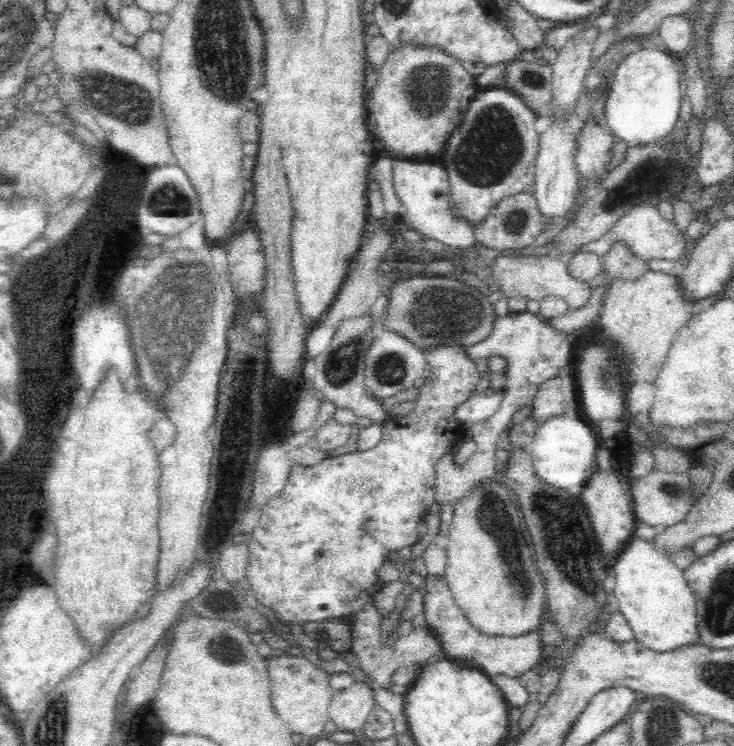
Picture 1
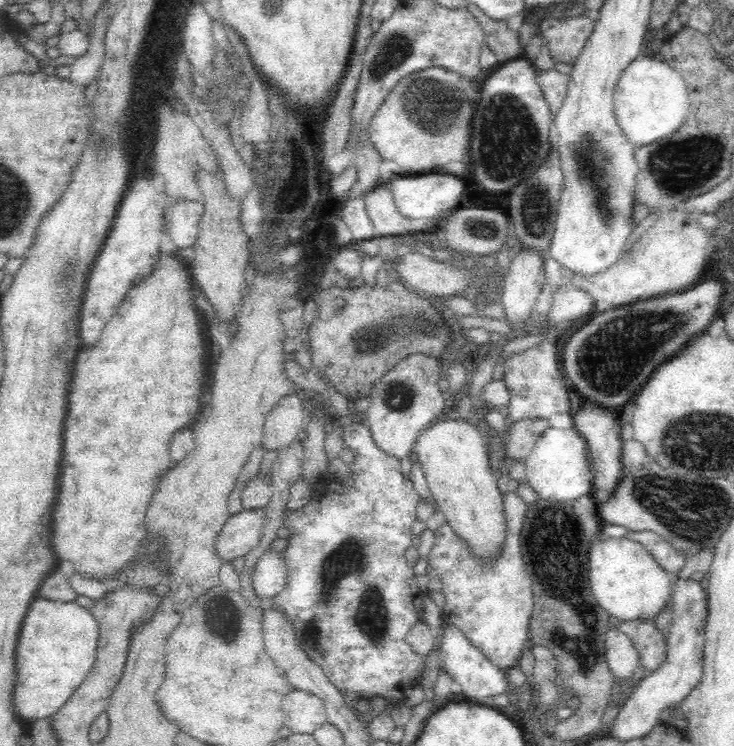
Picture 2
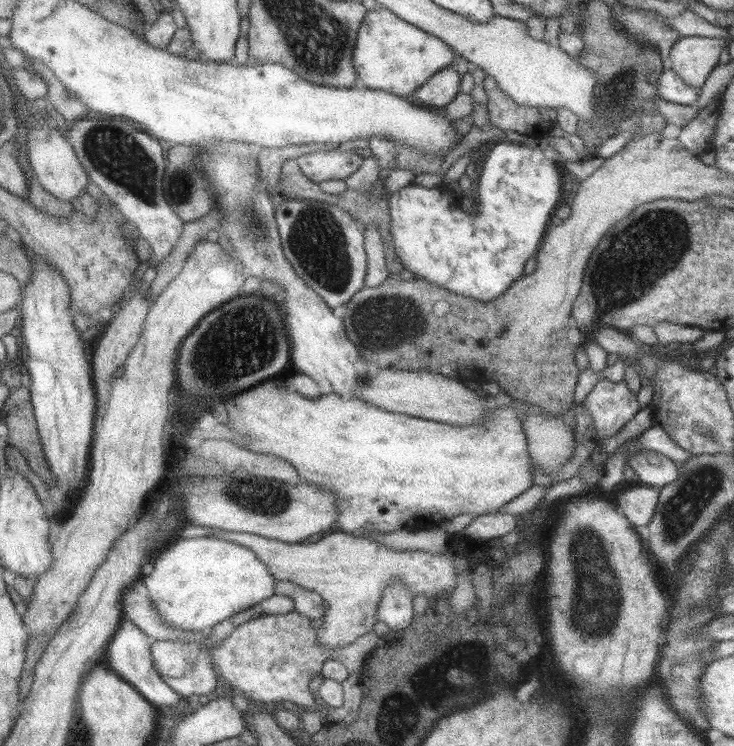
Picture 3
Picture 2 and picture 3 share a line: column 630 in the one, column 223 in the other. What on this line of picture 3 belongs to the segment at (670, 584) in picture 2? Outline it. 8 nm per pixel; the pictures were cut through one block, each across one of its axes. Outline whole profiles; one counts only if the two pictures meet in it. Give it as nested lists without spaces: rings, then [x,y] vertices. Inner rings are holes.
[[[175,538],[156,557],[155,571],[146,575],[144,583],[150,589],[161,617],[177,630],[212,634],[217,626],[235,614],[244,612],[277,594],[279,580],[254,550],[221,538]]]

